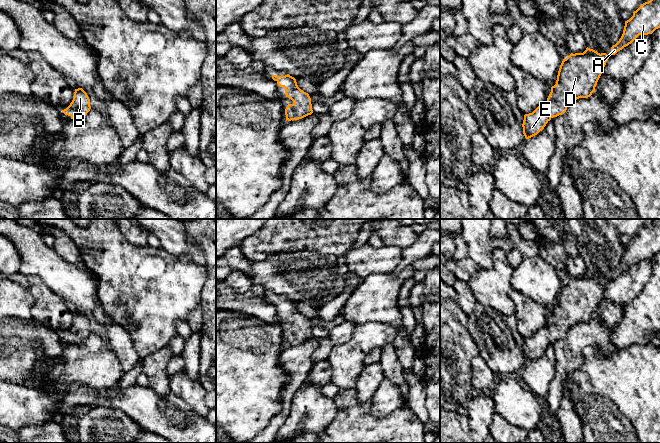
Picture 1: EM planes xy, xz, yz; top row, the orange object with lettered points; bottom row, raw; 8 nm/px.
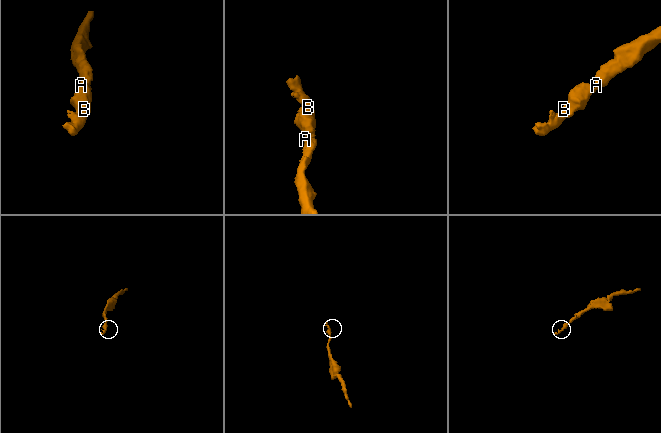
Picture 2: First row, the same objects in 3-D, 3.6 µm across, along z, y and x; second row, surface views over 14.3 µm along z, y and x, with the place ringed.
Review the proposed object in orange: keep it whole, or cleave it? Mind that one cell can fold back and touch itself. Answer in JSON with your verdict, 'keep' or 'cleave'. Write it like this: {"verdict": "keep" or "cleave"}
{"verdict": "keep"}

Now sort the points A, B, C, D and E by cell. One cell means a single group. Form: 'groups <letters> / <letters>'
groups A B C D E

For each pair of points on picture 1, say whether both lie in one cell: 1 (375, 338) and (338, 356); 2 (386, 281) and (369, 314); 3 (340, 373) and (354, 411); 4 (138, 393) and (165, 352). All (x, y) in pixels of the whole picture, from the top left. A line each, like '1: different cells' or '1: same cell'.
1: same cell
2: same cell
3: different cells
4: different cells

